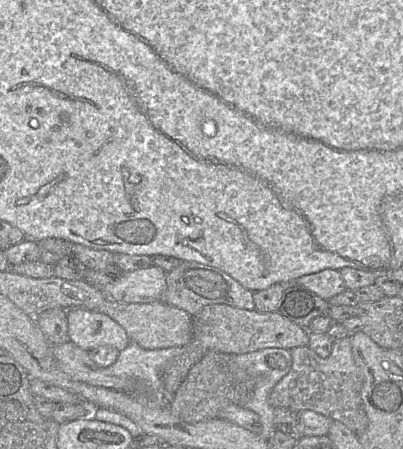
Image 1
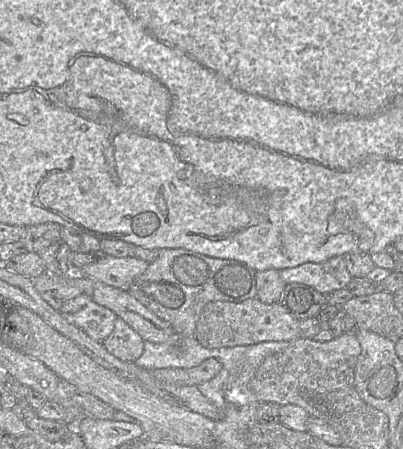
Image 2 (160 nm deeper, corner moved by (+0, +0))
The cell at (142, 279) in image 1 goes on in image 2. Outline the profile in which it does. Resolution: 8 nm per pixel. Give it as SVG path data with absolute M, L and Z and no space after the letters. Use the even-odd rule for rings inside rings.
M101 255L95 261L82 267L82 274L106 285L128 290L134 279L143 273L148 262L136 256L114 257Z

